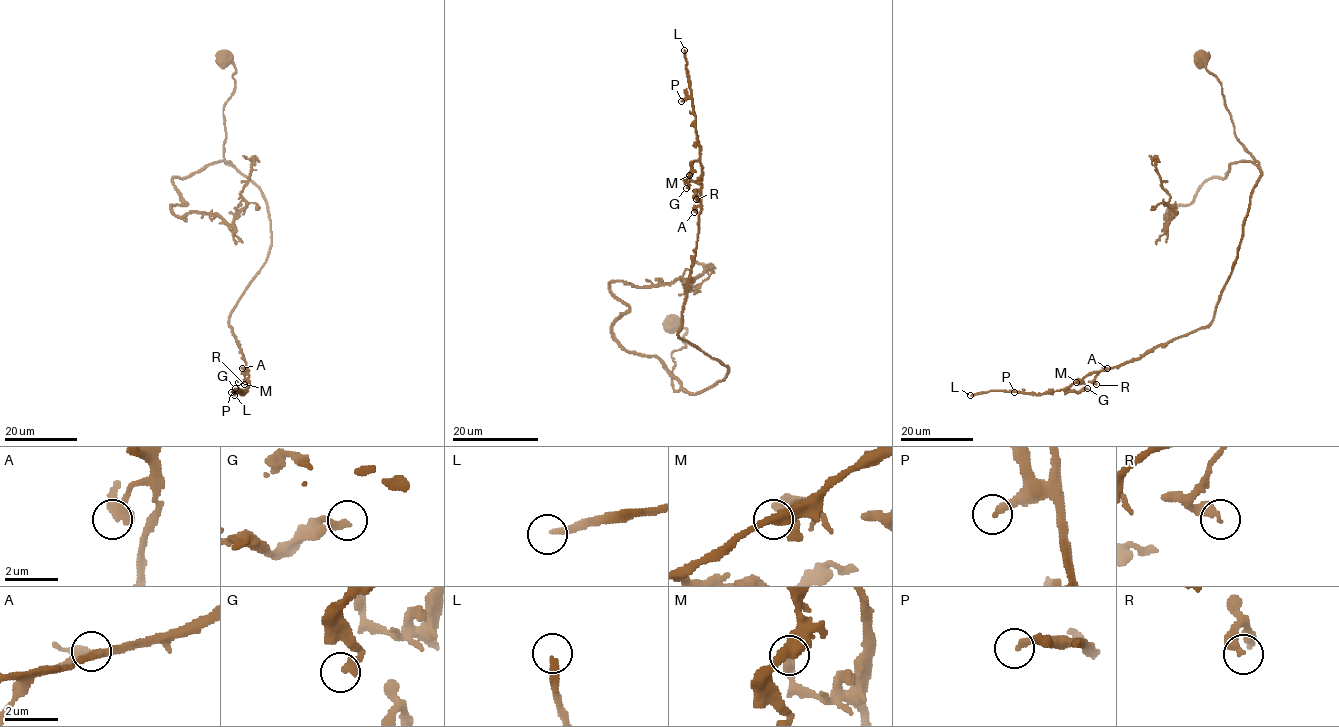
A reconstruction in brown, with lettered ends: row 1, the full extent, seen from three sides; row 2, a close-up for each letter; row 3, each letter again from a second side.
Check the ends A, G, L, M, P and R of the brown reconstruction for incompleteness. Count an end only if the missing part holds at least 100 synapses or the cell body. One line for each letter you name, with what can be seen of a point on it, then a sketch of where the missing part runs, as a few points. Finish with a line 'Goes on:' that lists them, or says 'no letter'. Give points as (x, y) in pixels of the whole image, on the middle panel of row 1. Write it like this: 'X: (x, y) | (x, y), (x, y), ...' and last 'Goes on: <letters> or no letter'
L: (684, 50)
Goes on: L

